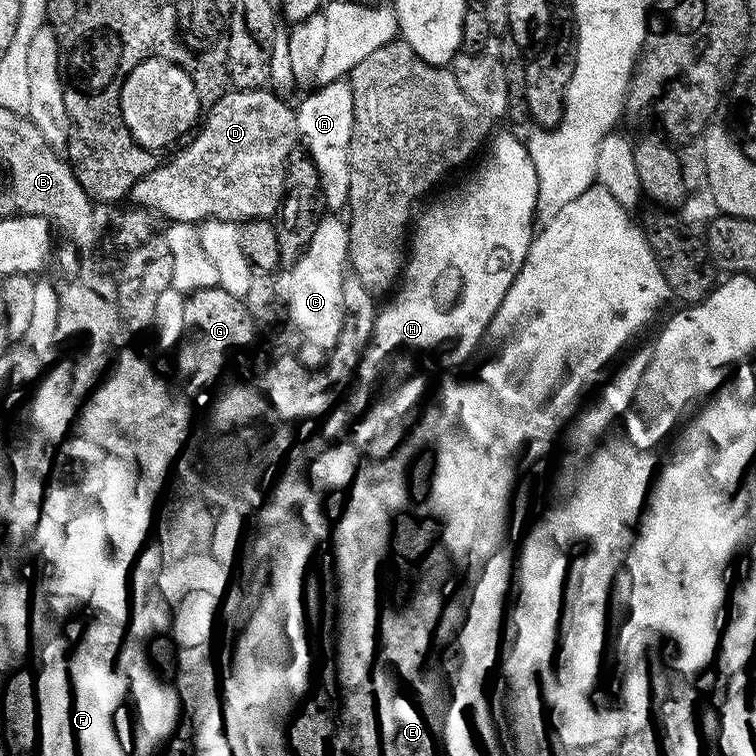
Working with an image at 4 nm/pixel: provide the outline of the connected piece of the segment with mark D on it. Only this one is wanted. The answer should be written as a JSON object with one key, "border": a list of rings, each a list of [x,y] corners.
{"border":[[[264,88],[225,91],[223,98],[207,109],[202,120],[204,129],[195,133],[193,141],[181,147],[173,160],[160,162],[133,185],[131,203],[164,215],[165,221],[190,225],[209,218],[243,222],[275,217],[286,195],[284,169],[288,167],[288,155],[298,144],[296,108],[287,103],[287,99]]]}

